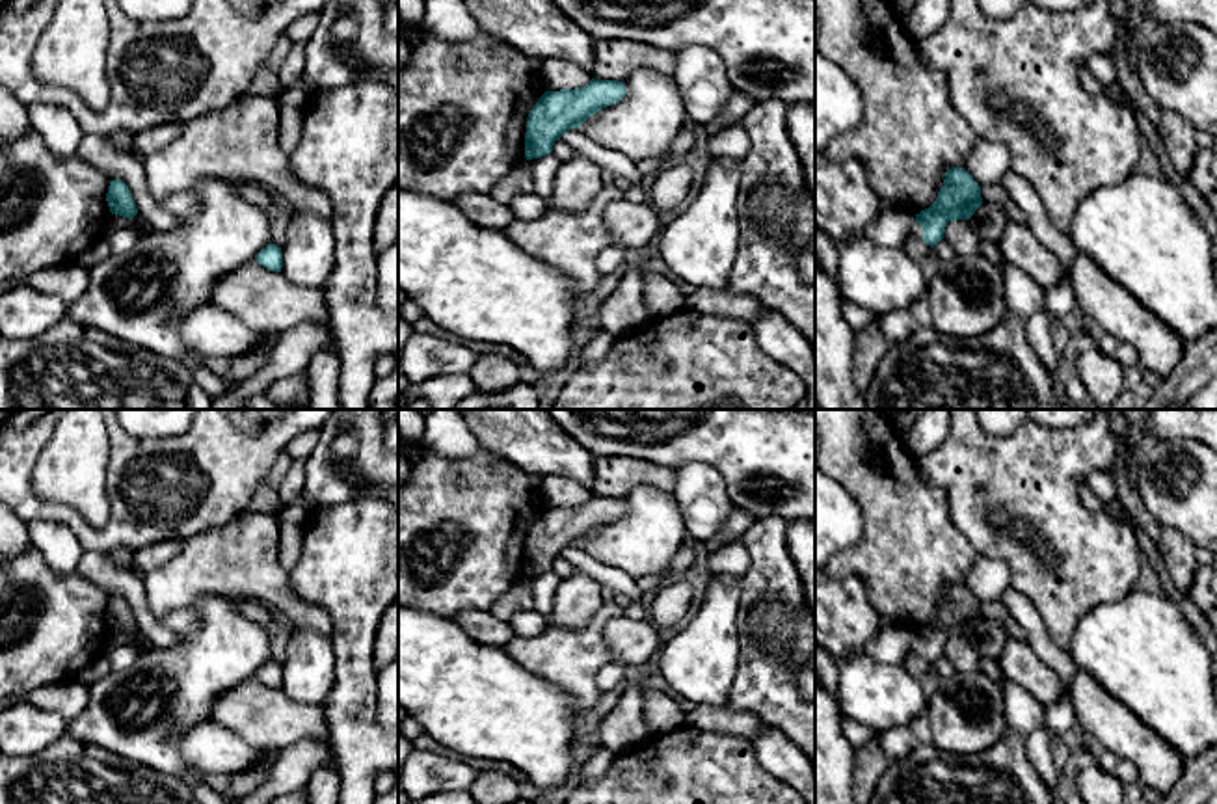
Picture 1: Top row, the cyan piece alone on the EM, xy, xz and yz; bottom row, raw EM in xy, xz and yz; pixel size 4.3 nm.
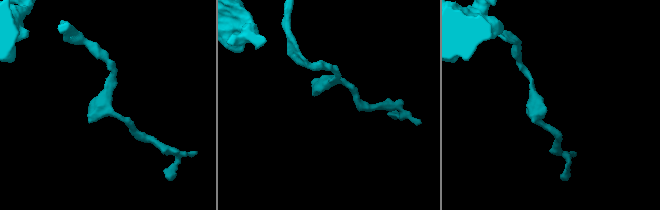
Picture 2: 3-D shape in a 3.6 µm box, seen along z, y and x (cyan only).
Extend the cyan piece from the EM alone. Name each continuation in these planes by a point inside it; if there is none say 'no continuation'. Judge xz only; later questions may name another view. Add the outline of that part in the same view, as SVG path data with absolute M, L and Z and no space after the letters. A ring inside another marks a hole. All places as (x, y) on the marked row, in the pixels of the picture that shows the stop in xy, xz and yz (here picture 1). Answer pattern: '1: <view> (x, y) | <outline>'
no continuation

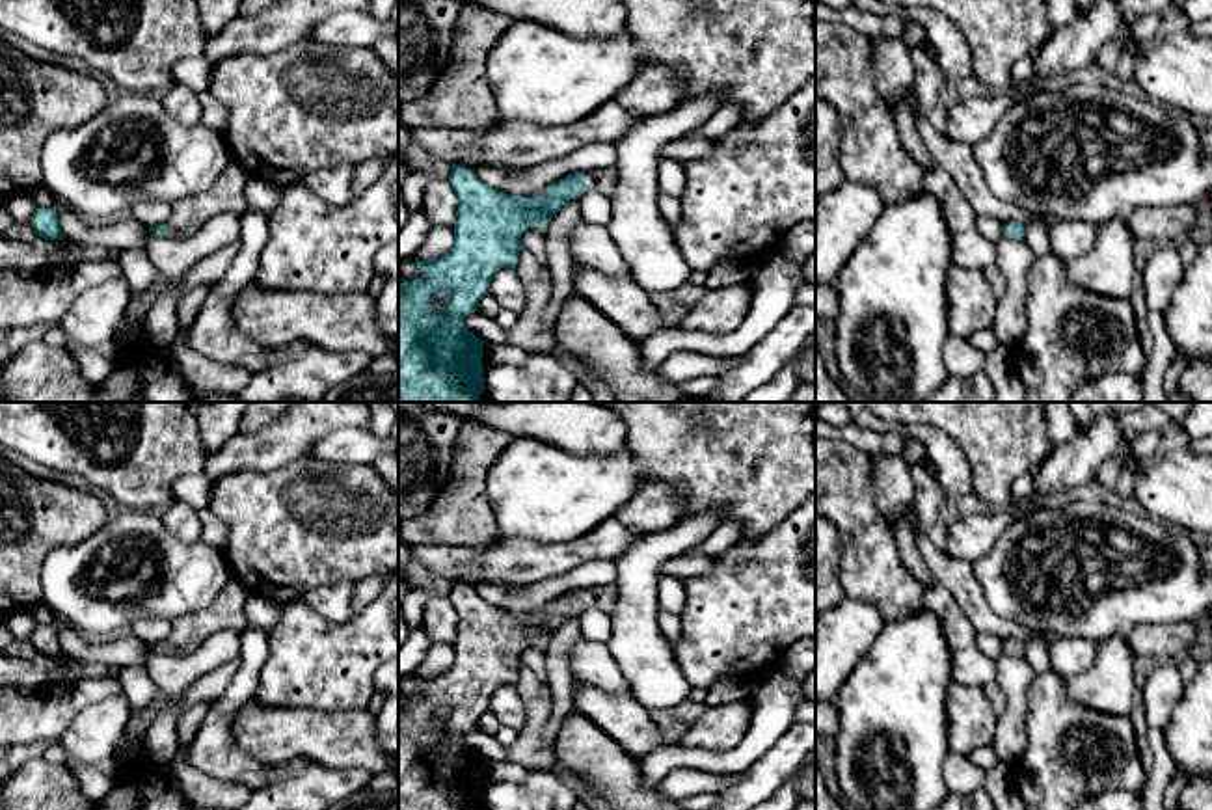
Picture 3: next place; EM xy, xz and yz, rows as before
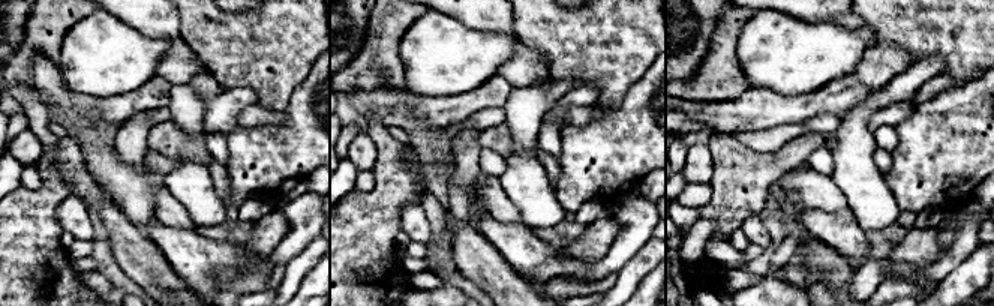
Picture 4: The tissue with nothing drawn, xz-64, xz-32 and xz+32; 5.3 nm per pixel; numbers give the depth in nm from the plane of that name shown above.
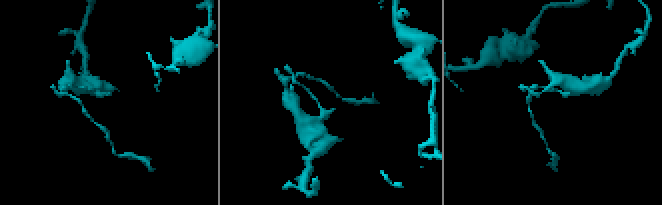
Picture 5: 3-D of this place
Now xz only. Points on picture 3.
1: xz (604, 181) | M614 166L605 169L585 171L585 181L588 184L588 190L601 192L607 197L616 192L618 184Z

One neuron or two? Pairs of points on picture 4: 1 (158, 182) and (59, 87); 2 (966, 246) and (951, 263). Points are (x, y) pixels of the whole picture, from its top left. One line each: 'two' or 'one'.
1: one
2: one

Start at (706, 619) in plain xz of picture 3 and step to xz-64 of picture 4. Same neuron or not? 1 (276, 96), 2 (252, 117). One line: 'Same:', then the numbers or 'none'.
Same: none

